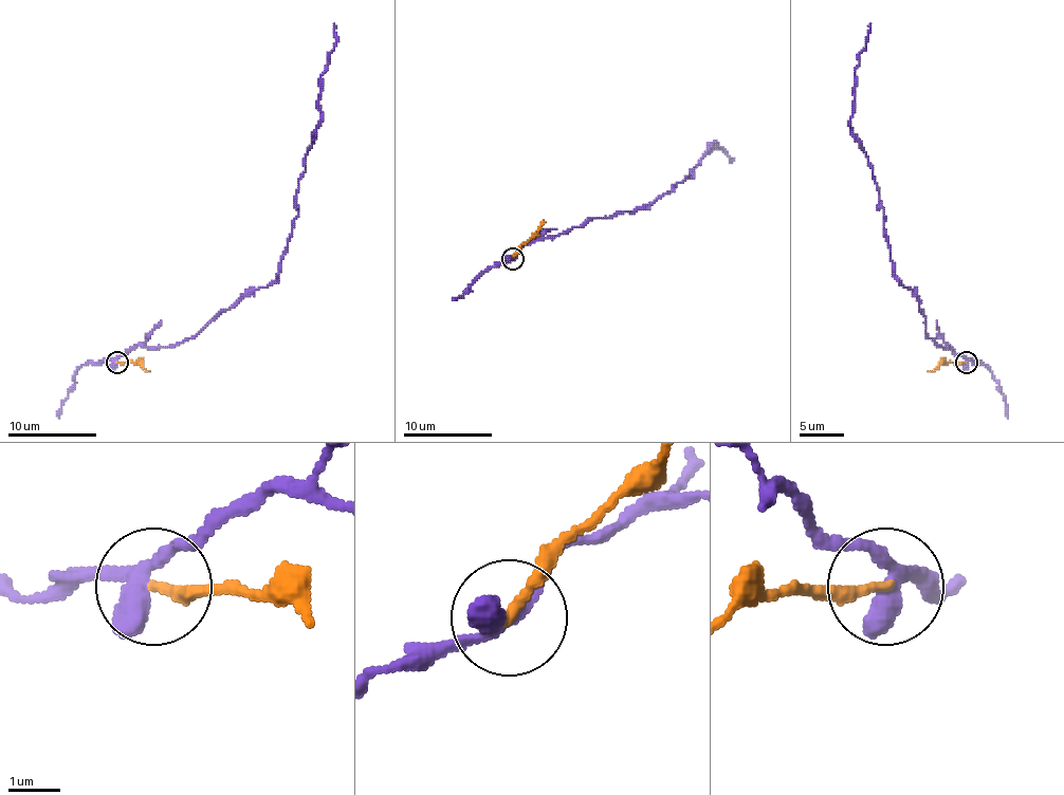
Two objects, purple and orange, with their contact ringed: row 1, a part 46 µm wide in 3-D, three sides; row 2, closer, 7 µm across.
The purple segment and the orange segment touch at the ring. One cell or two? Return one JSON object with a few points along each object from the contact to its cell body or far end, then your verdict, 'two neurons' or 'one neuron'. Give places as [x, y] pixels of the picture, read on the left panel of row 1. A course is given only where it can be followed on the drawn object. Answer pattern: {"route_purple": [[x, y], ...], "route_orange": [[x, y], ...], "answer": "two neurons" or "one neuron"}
{"route_purple": [[116, 363], [139, 345], [173, 347], [196, 335], [276, 278], [298, 214], [296, 189], [318, 125], [333, 23]], "route_orange": [[116, 363], [136, 363], [147, 371]], "answer": "two neurons"}

